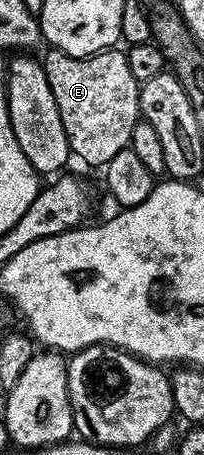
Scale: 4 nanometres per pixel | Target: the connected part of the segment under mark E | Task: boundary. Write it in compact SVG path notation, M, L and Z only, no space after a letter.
M55 48L48 50L49 54L43 57L47 81L51 92L55 95L56 106L59 107L59 116L74 158L86 161L89 165L104 167L108 161L115 159L119 151L129 148L131 131L139 120L139 86L135 75L131 75L131 67L127 67L125 53L120 48L104 49L102 53L93 53L89 57L72 57Z

